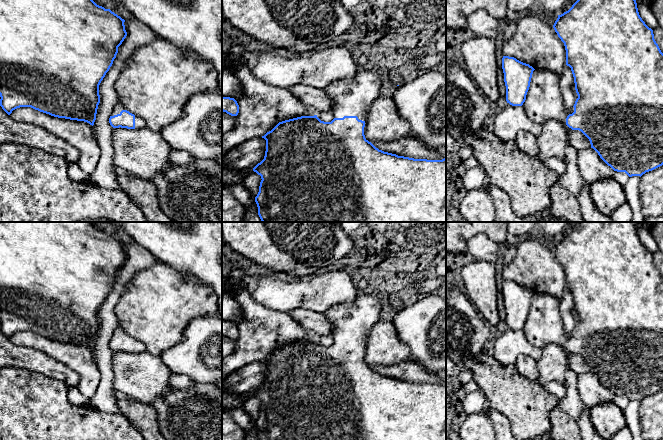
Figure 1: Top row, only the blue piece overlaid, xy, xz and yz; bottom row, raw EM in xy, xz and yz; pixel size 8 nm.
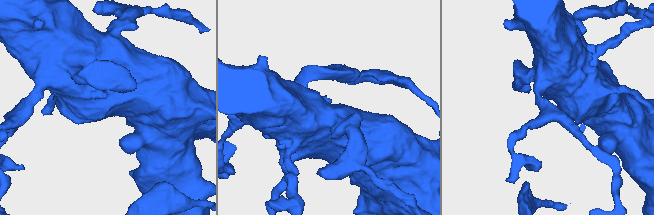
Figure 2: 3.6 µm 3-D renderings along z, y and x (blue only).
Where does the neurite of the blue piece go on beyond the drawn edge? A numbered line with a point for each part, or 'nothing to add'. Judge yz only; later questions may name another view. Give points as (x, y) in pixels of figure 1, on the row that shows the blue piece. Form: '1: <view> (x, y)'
1: yz (544, 101)

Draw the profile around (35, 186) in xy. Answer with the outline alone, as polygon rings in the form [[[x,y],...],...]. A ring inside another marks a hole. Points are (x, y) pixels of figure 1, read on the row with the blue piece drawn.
[[[21,143],[0,144],[0,222],[147,222],[140,208],[123,190],[111,190],[90,181],[76,182],[68,175],[68,162],[56,155]]]

